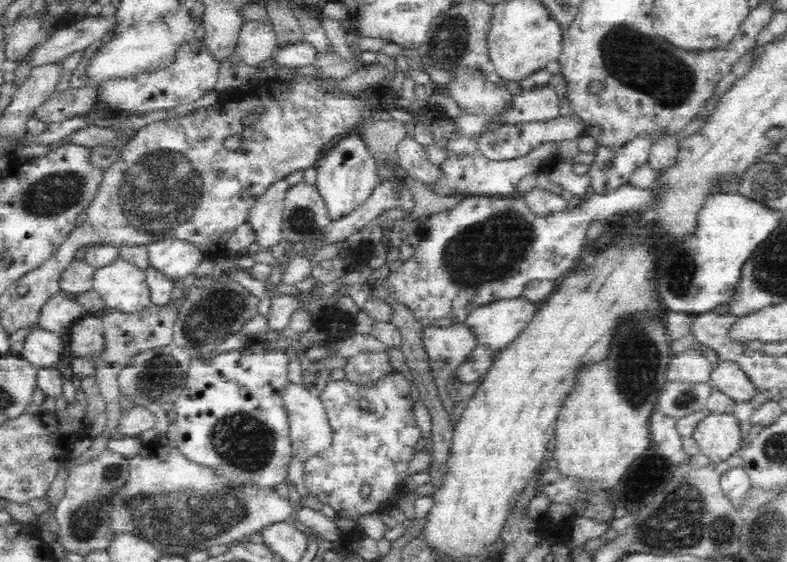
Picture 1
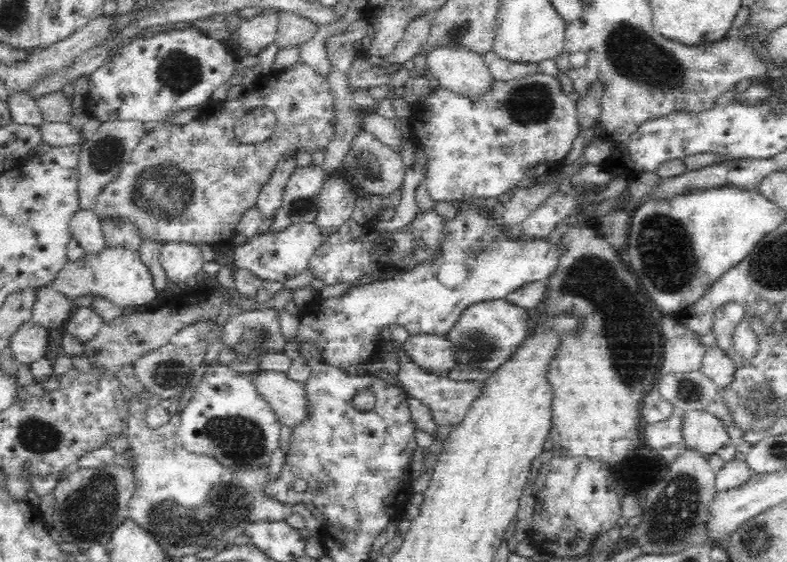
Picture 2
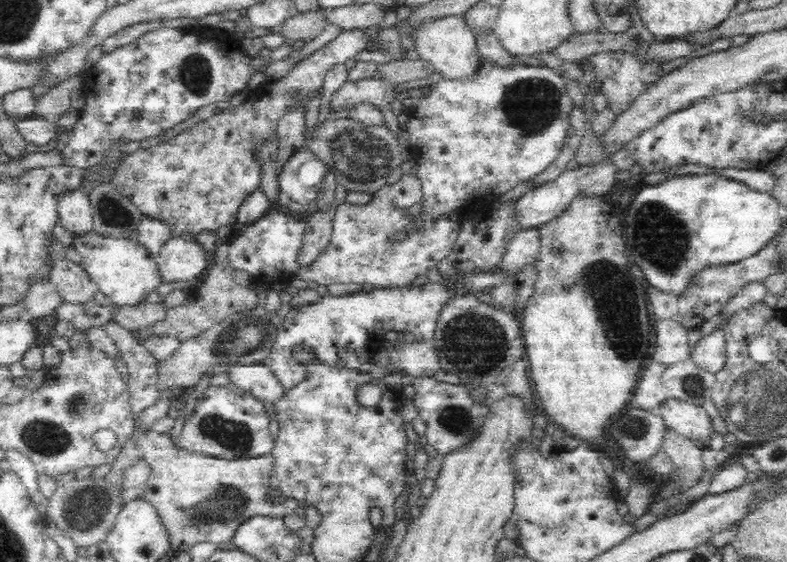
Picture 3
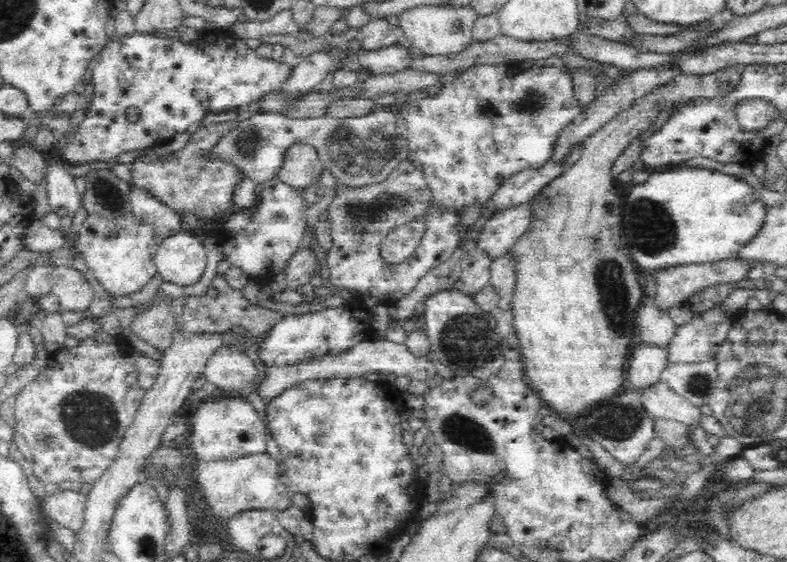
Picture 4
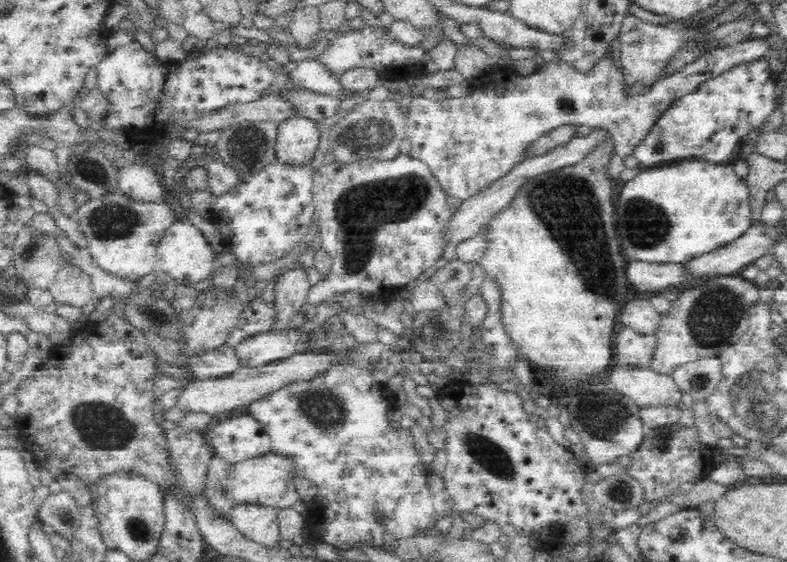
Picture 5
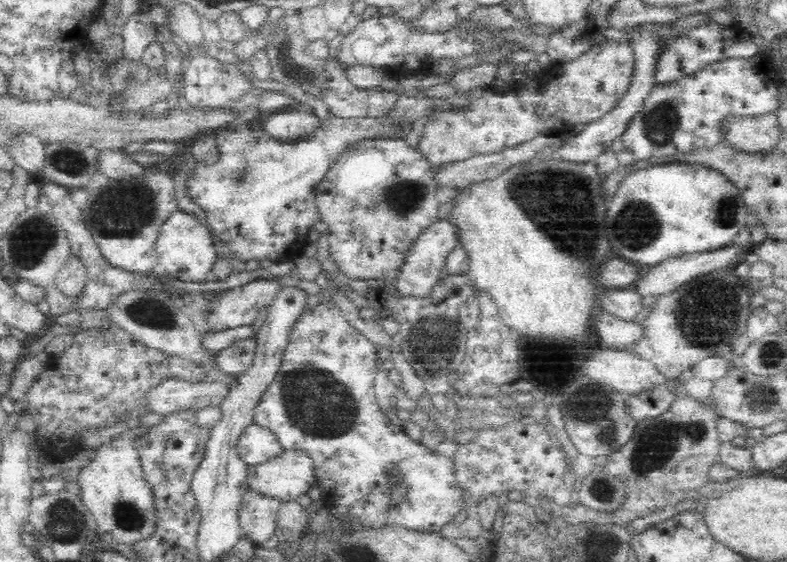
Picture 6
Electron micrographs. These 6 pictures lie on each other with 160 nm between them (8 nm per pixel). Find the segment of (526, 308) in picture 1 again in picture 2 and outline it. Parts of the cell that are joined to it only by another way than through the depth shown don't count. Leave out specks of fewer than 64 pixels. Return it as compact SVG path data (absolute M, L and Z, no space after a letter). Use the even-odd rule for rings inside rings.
M503 299L474 302L462 310L452 328L442 338L453 348L457 369L462 368L468 373L476 369L482 375L490 376L506 362L514 360L514 354L530 335L528 319L524 309Z

